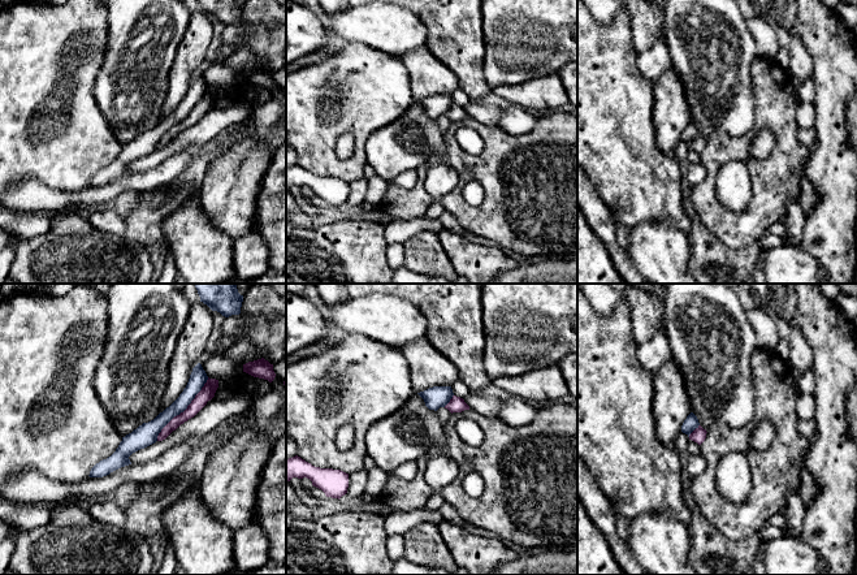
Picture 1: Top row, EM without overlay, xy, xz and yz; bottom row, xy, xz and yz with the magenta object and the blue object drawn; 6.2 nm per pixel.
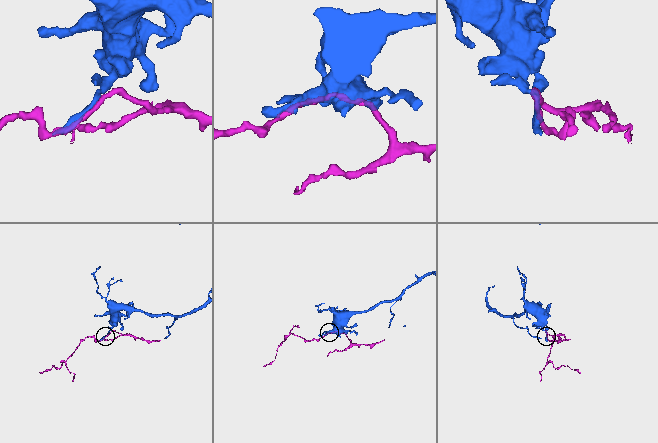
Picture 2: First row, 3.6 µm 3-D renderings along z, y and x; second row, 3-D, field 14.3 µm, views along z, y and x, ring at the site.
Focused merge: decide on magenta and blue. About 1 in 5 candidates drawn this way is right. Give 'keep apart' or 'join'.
keep apart

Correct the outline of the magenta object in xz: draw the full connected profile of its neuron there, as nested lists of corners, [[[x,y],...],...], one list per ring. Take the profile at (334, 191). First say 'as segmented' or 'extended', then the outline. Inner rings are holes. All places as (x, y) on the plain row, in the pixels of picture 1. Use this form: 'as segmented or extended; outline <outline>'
as segmented; outline [[[298,164],[286,168],[286,191],[293,186],[307,186],[326,206],[338,208],[347,202],[349,196],[349,182],[341,178],[315,176]]]

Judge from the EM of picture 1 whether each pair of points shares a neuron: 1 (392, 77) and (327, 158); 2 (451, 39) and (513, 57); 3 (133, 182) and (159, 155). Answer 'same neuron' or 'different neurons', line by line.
1: same neuron
2: different neurons
3: different neurons

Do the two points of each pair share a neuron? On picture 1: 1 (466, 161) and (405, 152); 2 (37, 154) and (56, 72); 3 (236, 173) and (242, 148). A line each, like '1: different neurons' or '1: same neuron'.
1: different neurons
2: same neuron
3: same neuron

